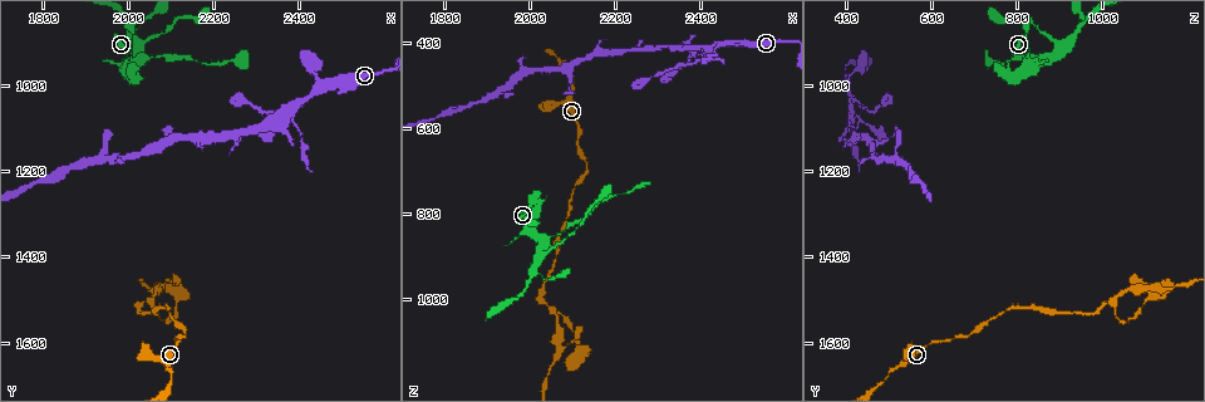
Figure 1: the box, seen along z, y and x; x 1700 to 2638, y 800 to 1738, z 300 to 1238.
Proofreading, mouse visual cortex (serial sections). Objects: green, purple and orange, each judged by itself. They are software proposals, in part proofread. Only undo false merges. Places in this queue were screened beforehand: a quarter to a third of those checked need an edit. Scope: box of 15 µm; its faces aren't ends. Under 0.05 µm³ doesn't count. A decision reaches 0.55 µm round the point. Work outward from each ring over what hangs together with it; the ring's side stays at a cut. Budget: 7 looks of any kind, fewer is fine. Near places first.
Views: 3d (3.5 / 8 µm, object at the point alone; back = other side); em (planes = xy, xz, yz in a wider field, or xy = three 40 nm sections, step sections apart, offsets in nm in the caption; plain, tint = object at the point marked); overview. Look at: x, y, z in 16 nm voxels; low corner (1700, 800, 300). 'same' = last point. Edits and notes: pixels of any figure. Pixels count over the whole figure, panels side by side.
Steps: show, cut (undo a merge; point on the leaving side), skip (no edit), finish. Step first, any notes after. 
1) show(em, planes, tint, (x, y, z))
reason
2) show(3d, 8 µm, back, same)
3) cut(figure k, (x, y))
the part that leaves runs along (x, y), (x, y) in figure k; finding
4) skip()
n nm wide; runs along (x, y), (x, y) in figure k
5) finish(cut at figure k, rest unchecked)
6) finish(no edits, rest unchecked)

show(3d, 3.5 µm, (2000, 880, 940))
a narrow waist

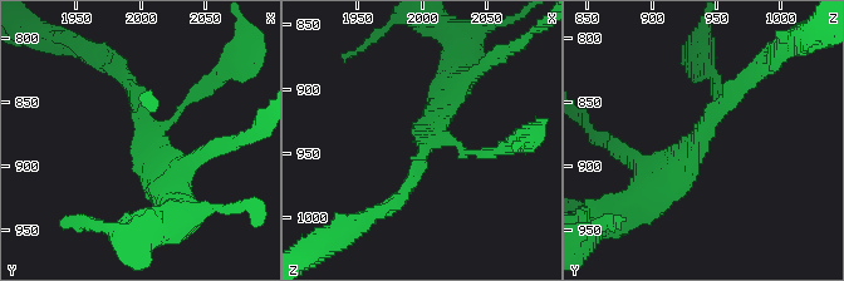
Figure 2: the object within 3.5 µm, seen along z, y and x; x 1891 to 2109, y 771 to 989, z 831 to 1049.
skip()
runs along (643, 190), (666, 182), (756, 78) in figure 2; all the same cell

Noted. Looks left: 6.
show(3d, 3.5 µm, (2060, 940, 845))
thin neck

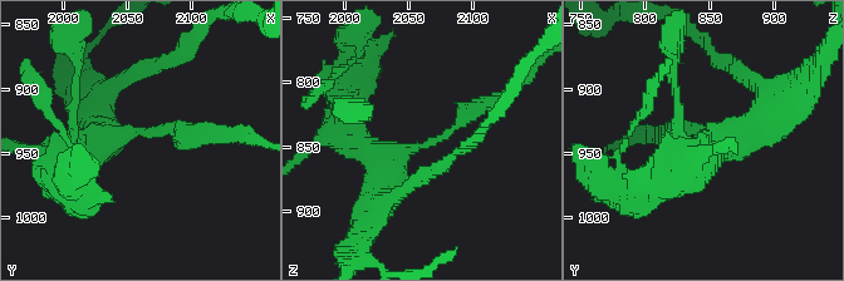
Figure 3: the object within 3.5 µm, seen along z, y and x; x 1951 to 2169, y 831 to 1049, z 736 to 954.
show(em, xy, step 2, tint, (2066, 932, 848))
arms of 250, 400 nm

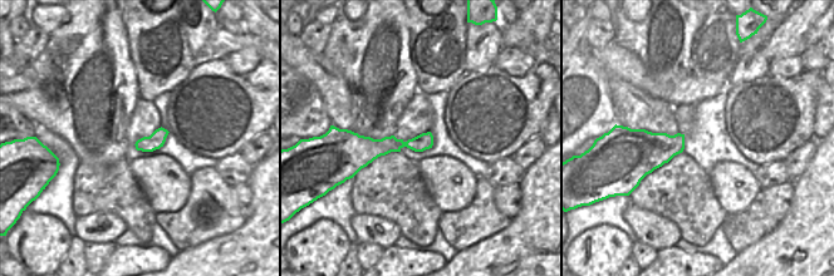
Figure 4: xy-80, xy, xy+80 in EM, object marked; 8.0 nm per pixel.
skip()
runs along (354, 142), (381, 161), (435, 142), (496, 100) in figure 3; continuous, no second cell

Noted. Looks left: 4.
show(3d, 3.5 µm, (2070, 1465, 1115))
narrows sharply

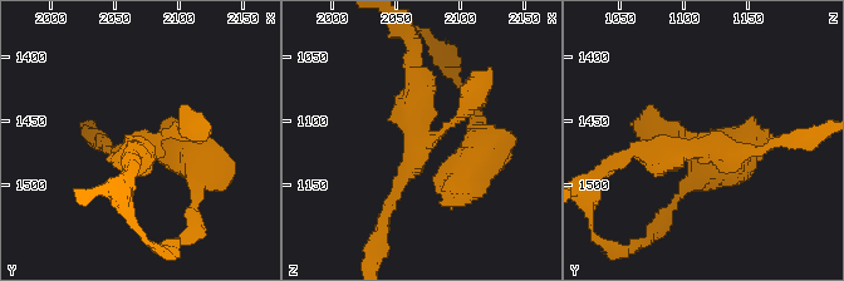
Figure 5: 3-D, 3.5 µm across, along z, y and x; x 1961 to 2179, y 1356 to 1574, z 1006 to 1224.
show(em, planes, tint, (2068, 1472, 1114))

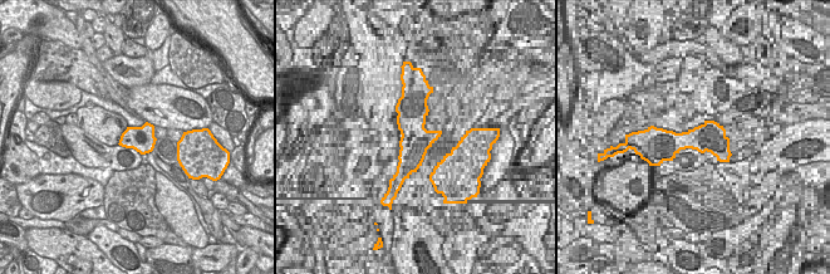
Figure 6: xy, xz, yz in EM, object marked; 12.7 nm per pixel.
skip()
arms of 150, 200, 250 nm; runs along (411, 64), (418, 158), (387, 210) in figure 5; all the same cell

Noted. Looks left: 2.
finish(no edits, rest unchecked)

